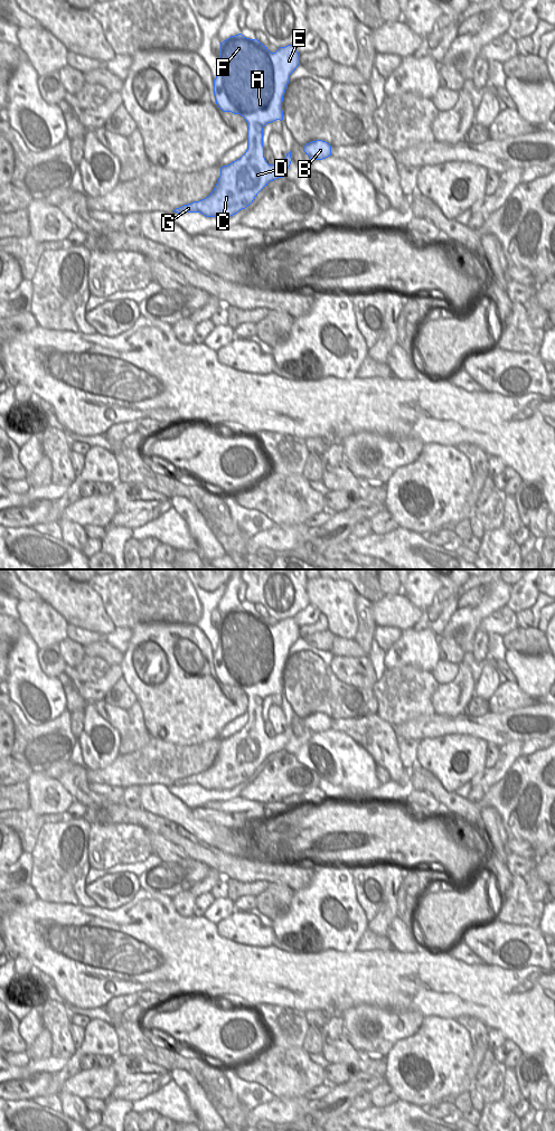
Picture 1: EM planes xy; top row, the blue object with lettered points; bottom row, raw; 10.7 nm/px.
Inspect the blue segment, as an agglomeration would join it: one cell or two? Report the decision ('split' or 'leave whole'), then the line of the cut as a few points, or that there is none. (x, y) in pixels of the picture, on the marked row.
leave whole; cut none

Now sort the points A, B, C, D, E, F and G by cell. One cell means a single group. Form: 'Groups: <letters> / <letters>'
Groups: A B C D E F G.

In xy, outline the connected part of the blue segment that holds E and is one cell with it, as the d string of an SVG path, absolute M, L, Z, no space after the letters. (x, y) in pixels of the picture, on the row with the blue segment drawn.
M242 34L231 36L220 43L214 95L222 111L239 114L246 120L247 150L239 159L220 168L220 176L209 196L176 208L175 213L200 213L206 217L231 217L250 206L270 181L284 177L292 161L291 151L282 161L269 164L264 158L263 129L267 123L283 120L283 95L290 82L290 75L299 65L300 54L293 45L280 47L275 53L271 53L256 38L250 39Z

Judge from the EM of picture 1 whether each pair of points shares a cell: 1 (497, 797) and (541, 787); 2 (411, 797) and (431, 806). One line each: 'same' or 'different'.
1: same
2: same

